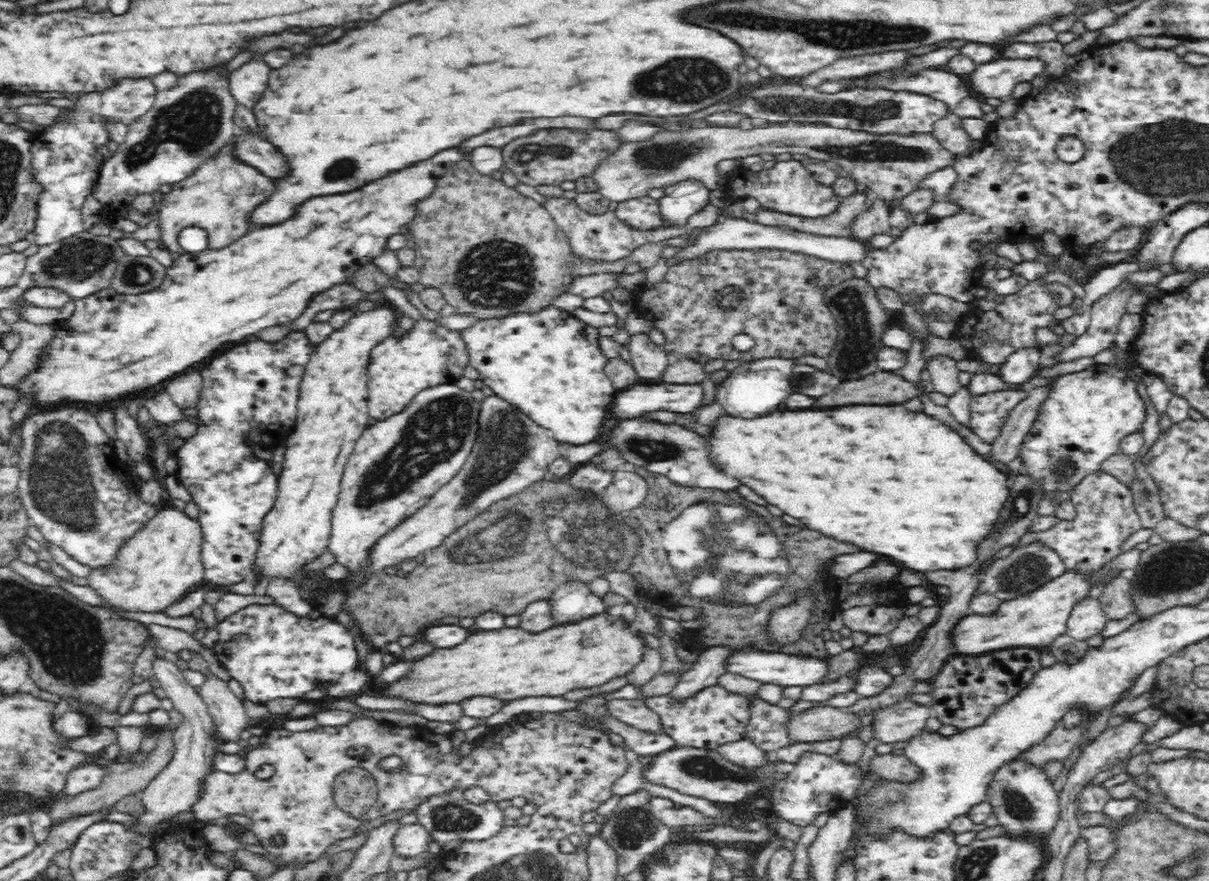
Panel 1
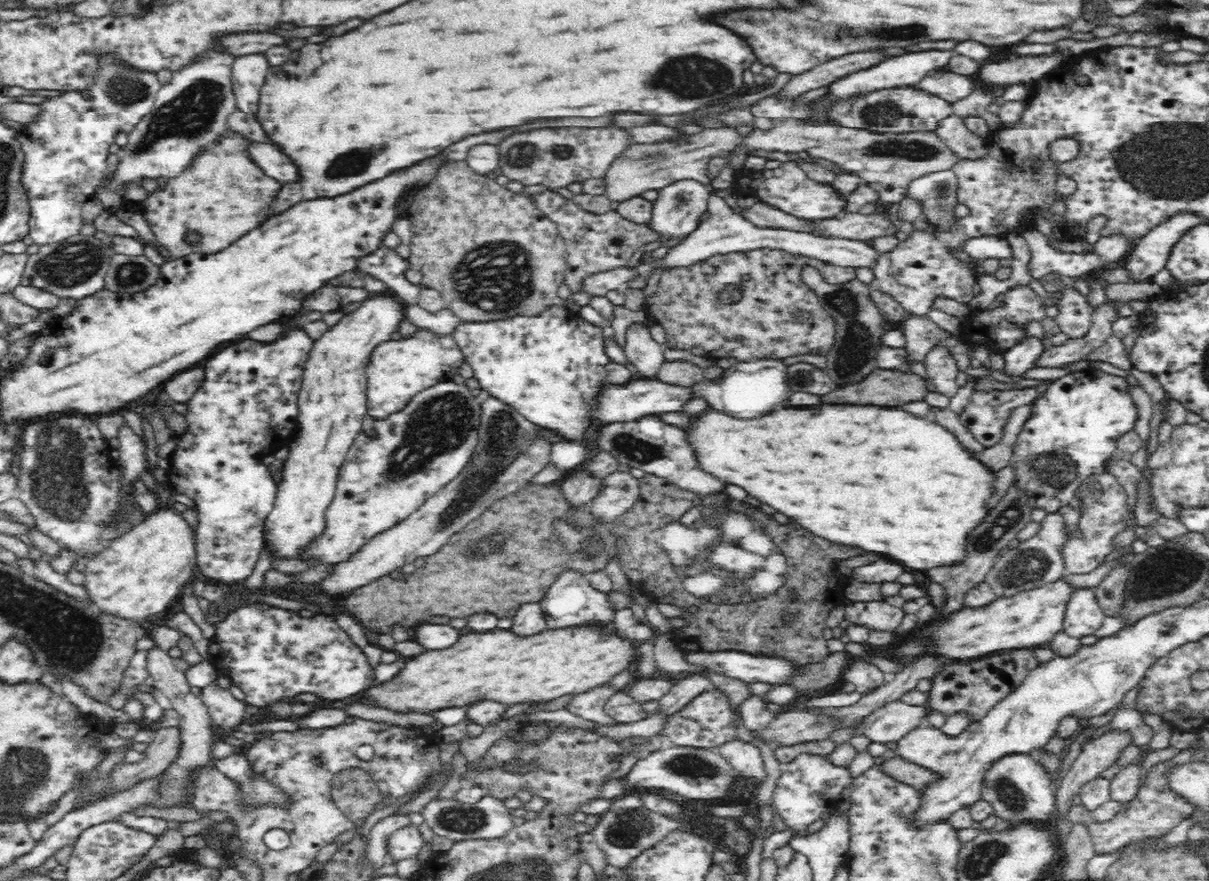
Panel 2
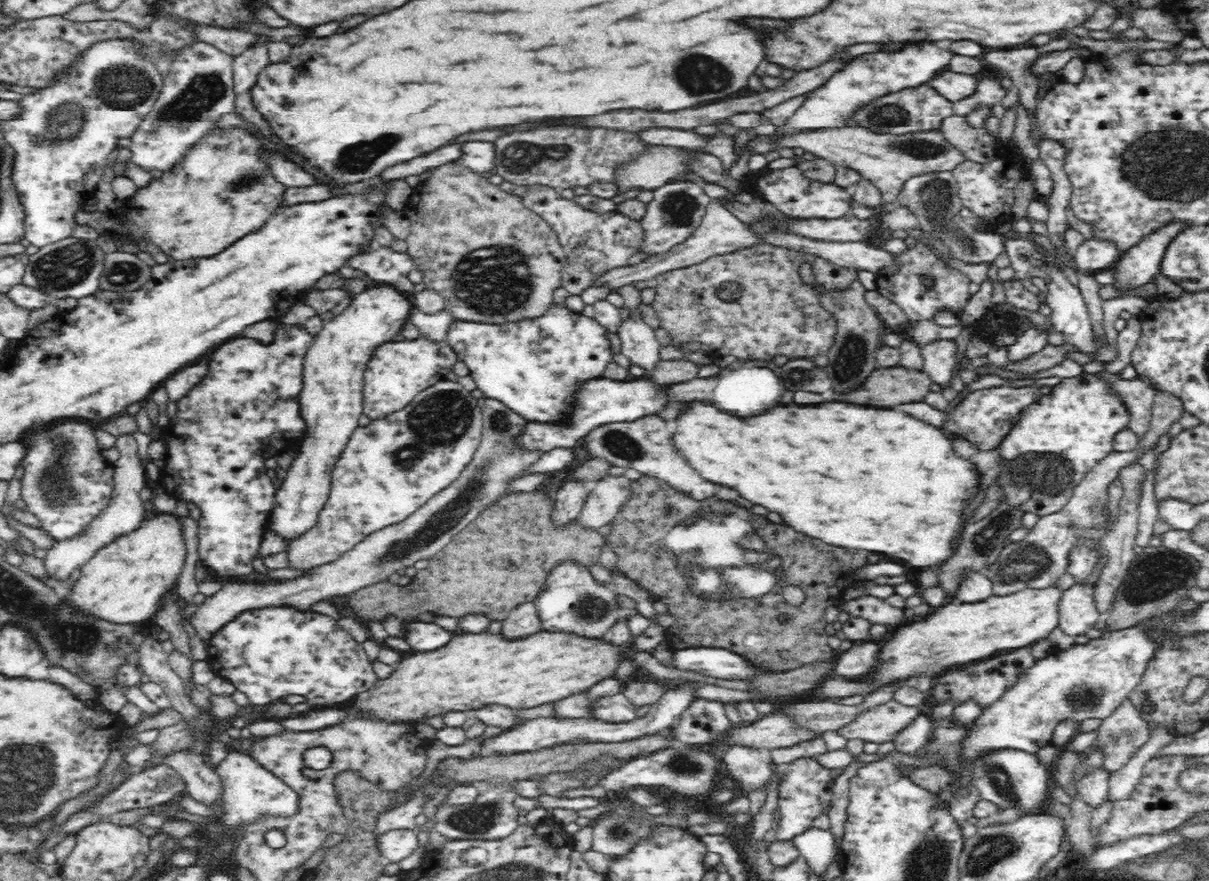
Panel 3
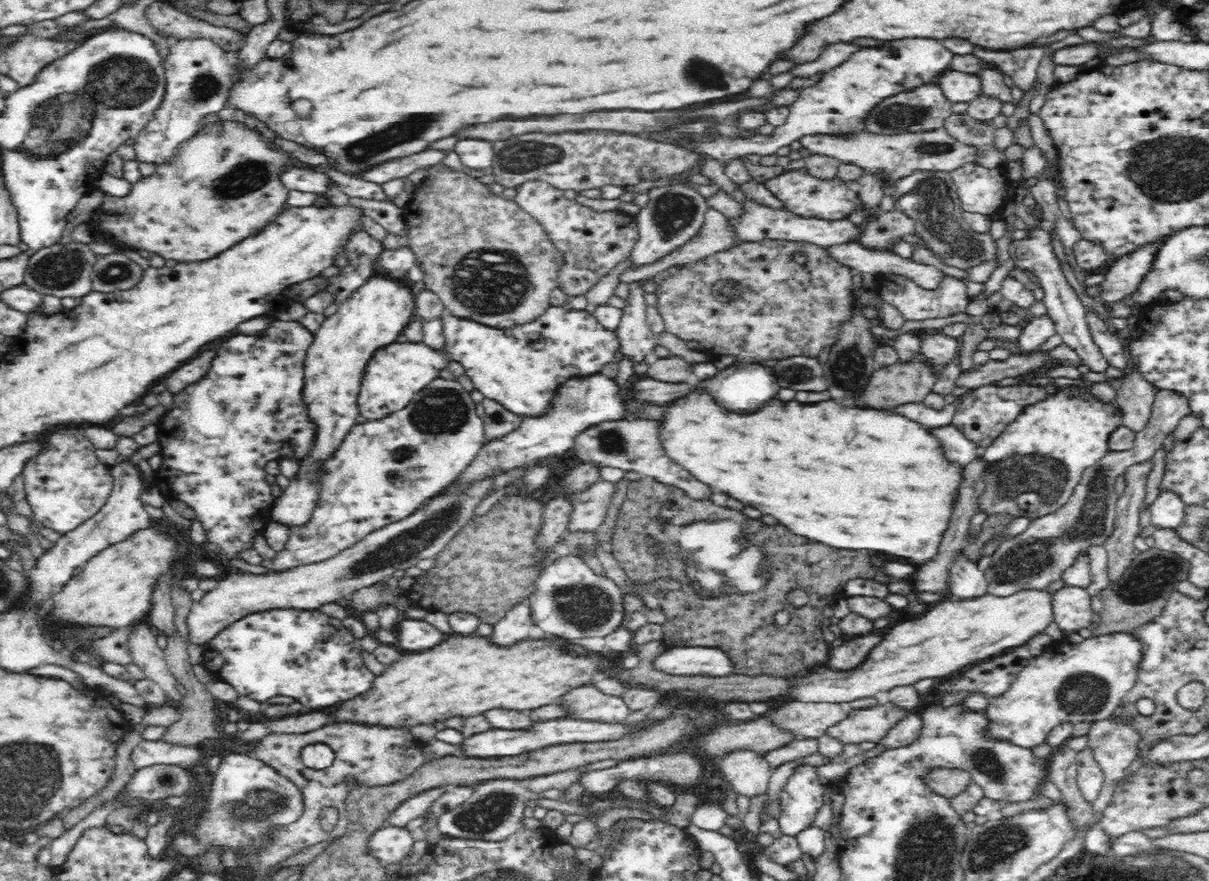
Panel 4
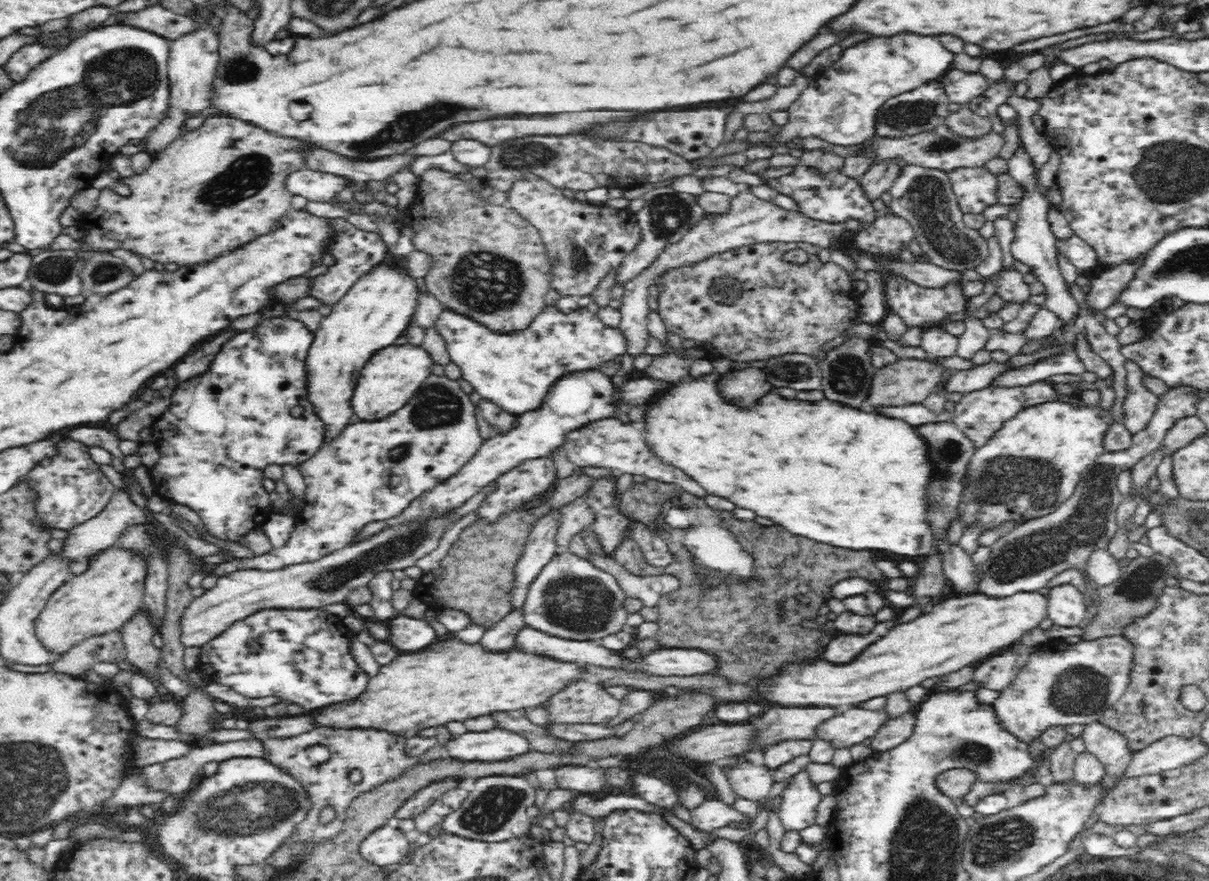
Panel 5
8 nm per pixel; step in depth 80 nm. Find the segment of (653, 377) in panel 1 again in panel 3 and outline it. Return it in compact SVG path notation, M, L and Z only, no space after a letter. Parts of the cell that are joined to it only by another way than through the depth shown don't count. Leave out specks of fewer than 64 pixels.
M638 309L630 310L630 312L630 317L621 322L616 332L621 341L621 354L630 359L631 365L643 368L649 374L662 361L662 358L660 358L660 342L654 336L655 330L644 323Z

